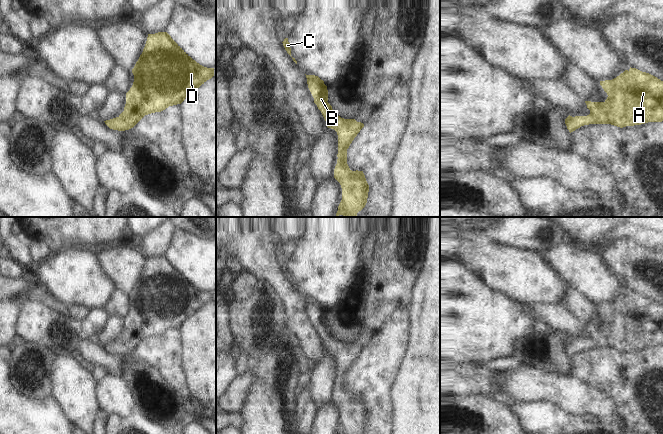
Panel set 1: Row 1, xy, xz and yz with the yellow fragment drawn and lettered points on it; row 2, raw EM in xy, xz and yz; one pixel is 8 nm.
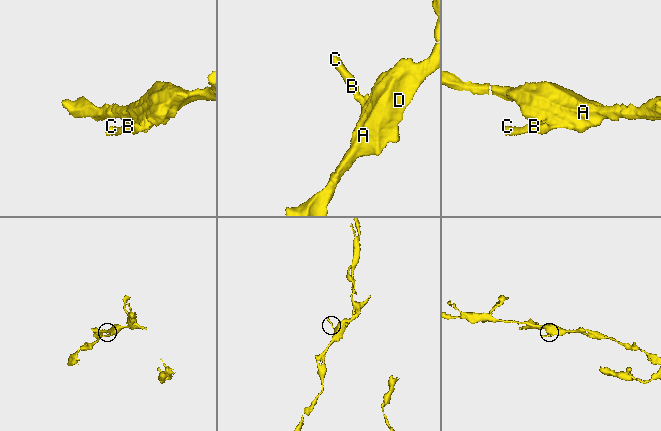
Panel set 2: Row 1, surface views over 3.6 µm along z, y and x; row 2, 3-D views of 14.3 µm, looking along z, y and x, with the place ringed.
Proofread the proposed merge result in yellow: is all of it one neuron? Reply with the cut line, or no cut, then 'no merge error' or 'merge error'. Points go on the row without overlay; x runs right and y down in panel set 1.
no cut; no merge error

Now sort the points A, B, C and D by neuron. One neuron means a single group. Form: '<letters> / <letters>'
A B C D

